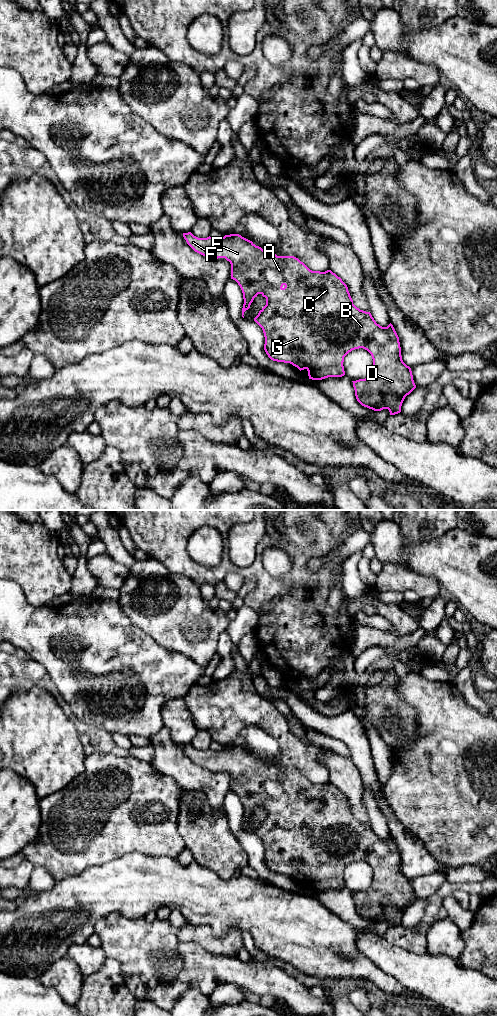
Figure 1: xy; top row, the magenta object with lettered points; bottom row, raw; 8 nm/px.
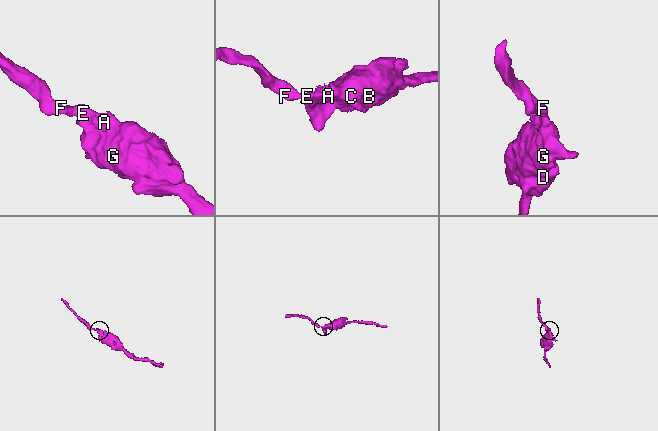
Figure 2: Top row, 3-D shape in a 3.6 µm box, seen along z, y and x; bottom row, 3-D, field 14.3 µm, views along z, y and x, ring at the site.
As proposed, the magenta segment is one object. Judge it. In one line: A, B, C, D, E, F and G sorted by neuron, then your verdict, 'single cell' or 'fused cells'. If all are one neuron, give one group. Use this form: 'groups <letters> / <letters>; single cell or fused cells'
groups A B C D E F G; single cell

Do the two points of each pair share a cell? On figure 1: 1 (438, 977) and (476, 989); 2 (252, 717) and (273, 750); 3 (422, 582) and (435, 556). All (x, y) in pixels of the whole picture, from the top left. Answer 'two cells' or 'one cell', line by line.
1: one cell
2: two cells
3: two cells

